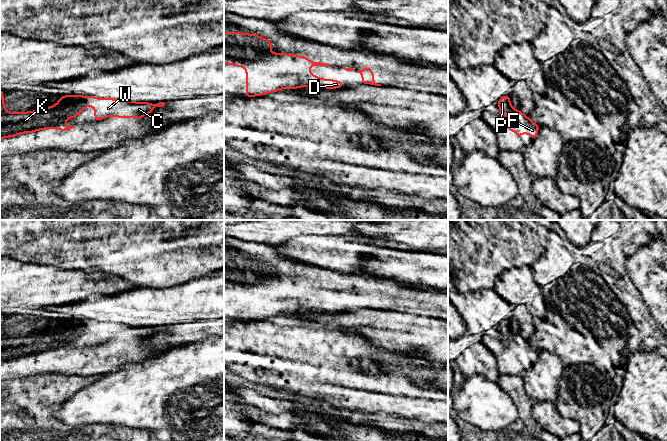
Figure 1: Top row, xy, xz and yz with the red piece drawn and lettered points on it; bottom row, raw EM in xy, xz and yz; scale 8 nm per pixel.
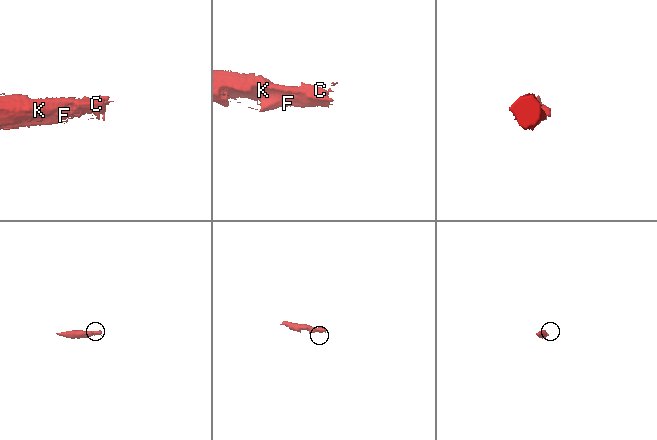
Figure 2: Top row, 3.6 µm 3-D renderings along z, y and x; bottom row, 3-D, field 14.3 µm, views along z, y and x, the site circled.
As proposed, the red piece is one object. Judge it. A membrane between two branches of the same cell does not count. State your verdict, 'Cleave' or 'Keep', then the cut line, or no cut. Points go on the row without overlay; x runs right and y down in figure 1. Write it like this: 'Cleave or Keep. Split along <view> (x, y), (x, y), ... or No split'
Keep. No split

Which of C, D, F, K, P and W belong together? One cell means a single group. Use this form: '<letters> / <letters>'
C D F K P W

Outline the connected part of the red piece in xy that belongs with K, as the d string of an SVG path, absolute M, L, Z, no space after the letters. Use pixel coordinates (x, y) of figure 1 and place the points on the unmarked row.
M0 314L0 363L13 361L22 357L33 357L42 353L67 355L75 350L63 347L76 341L87 330L93 330L94 346L116 340L118 342L141 343L153 335L154 331L163 331L164 326L151 328L117 323L96 322L93 320L64 319L57 328L30 336L7 336L4 330L3 314Z

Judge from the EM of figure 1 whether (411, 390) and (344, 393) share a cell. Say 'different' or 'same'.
same

